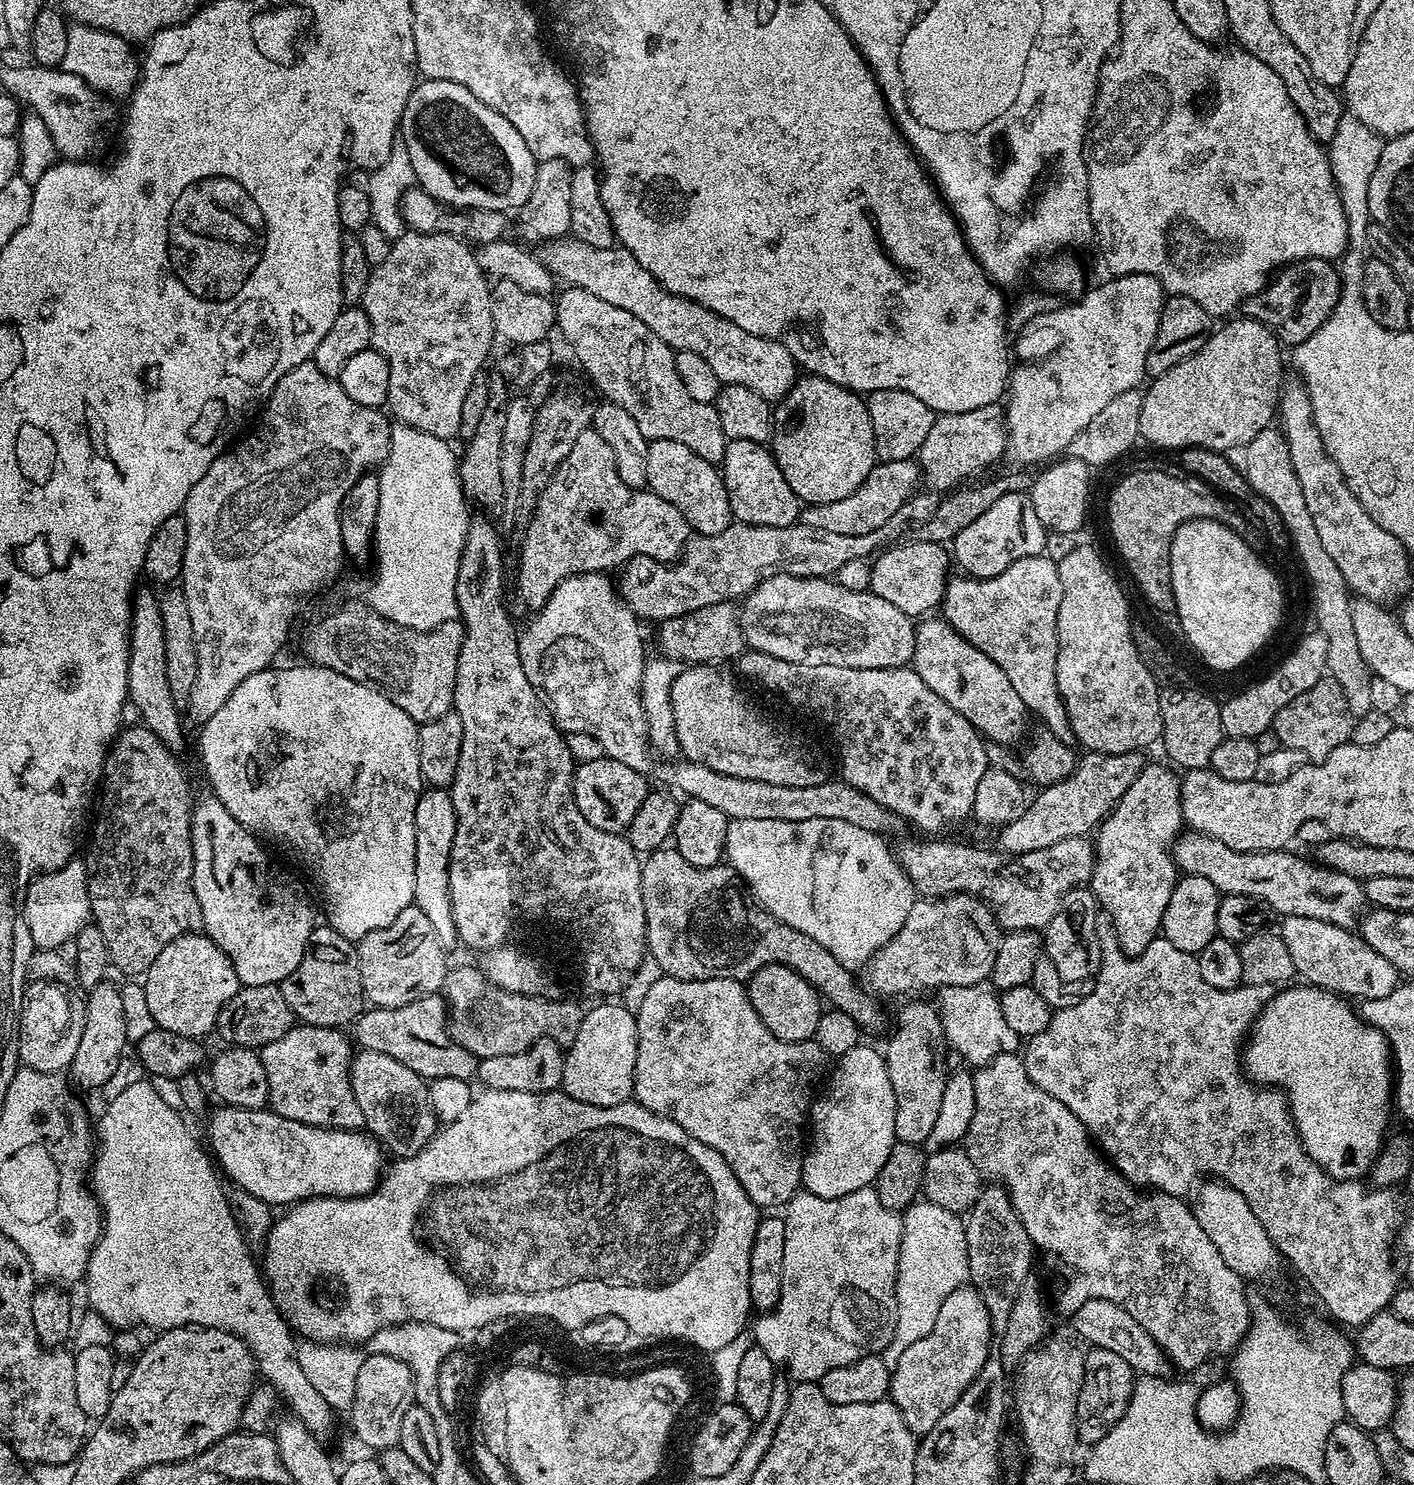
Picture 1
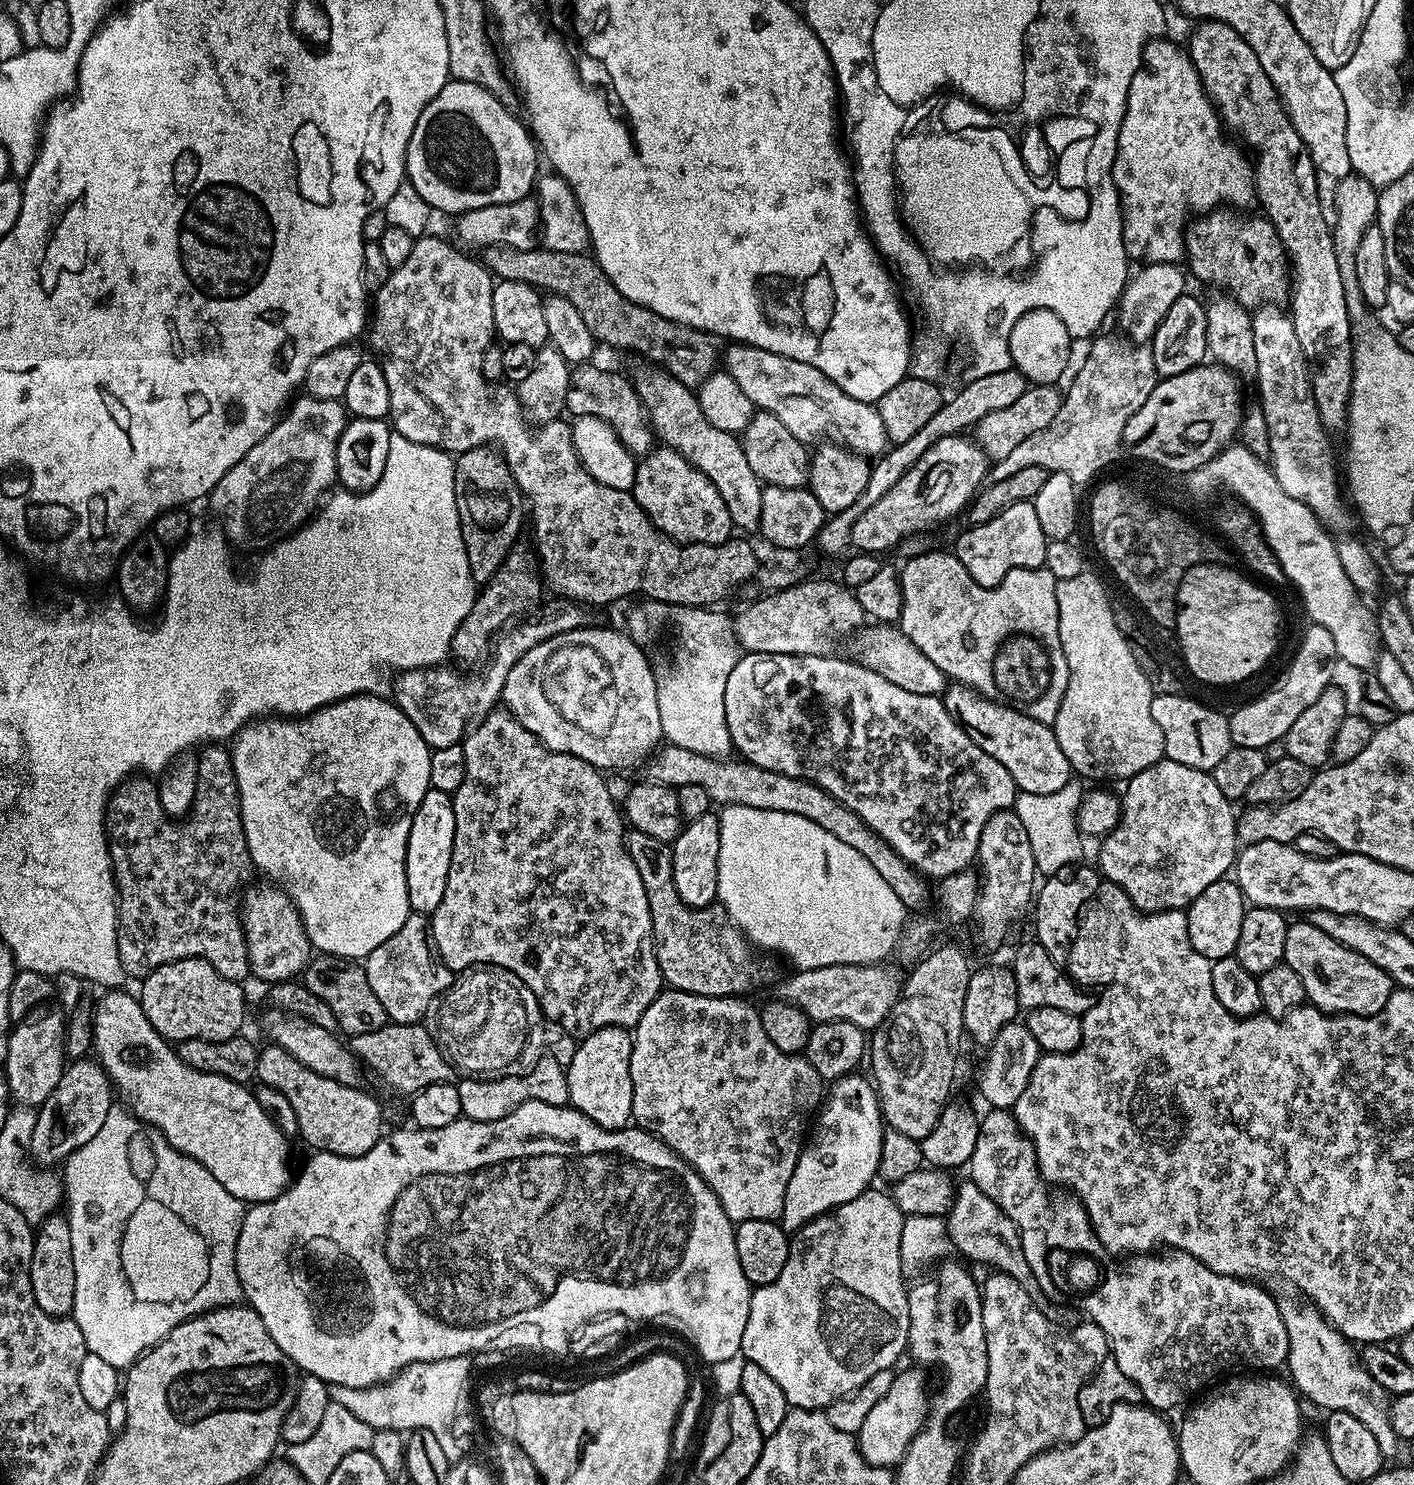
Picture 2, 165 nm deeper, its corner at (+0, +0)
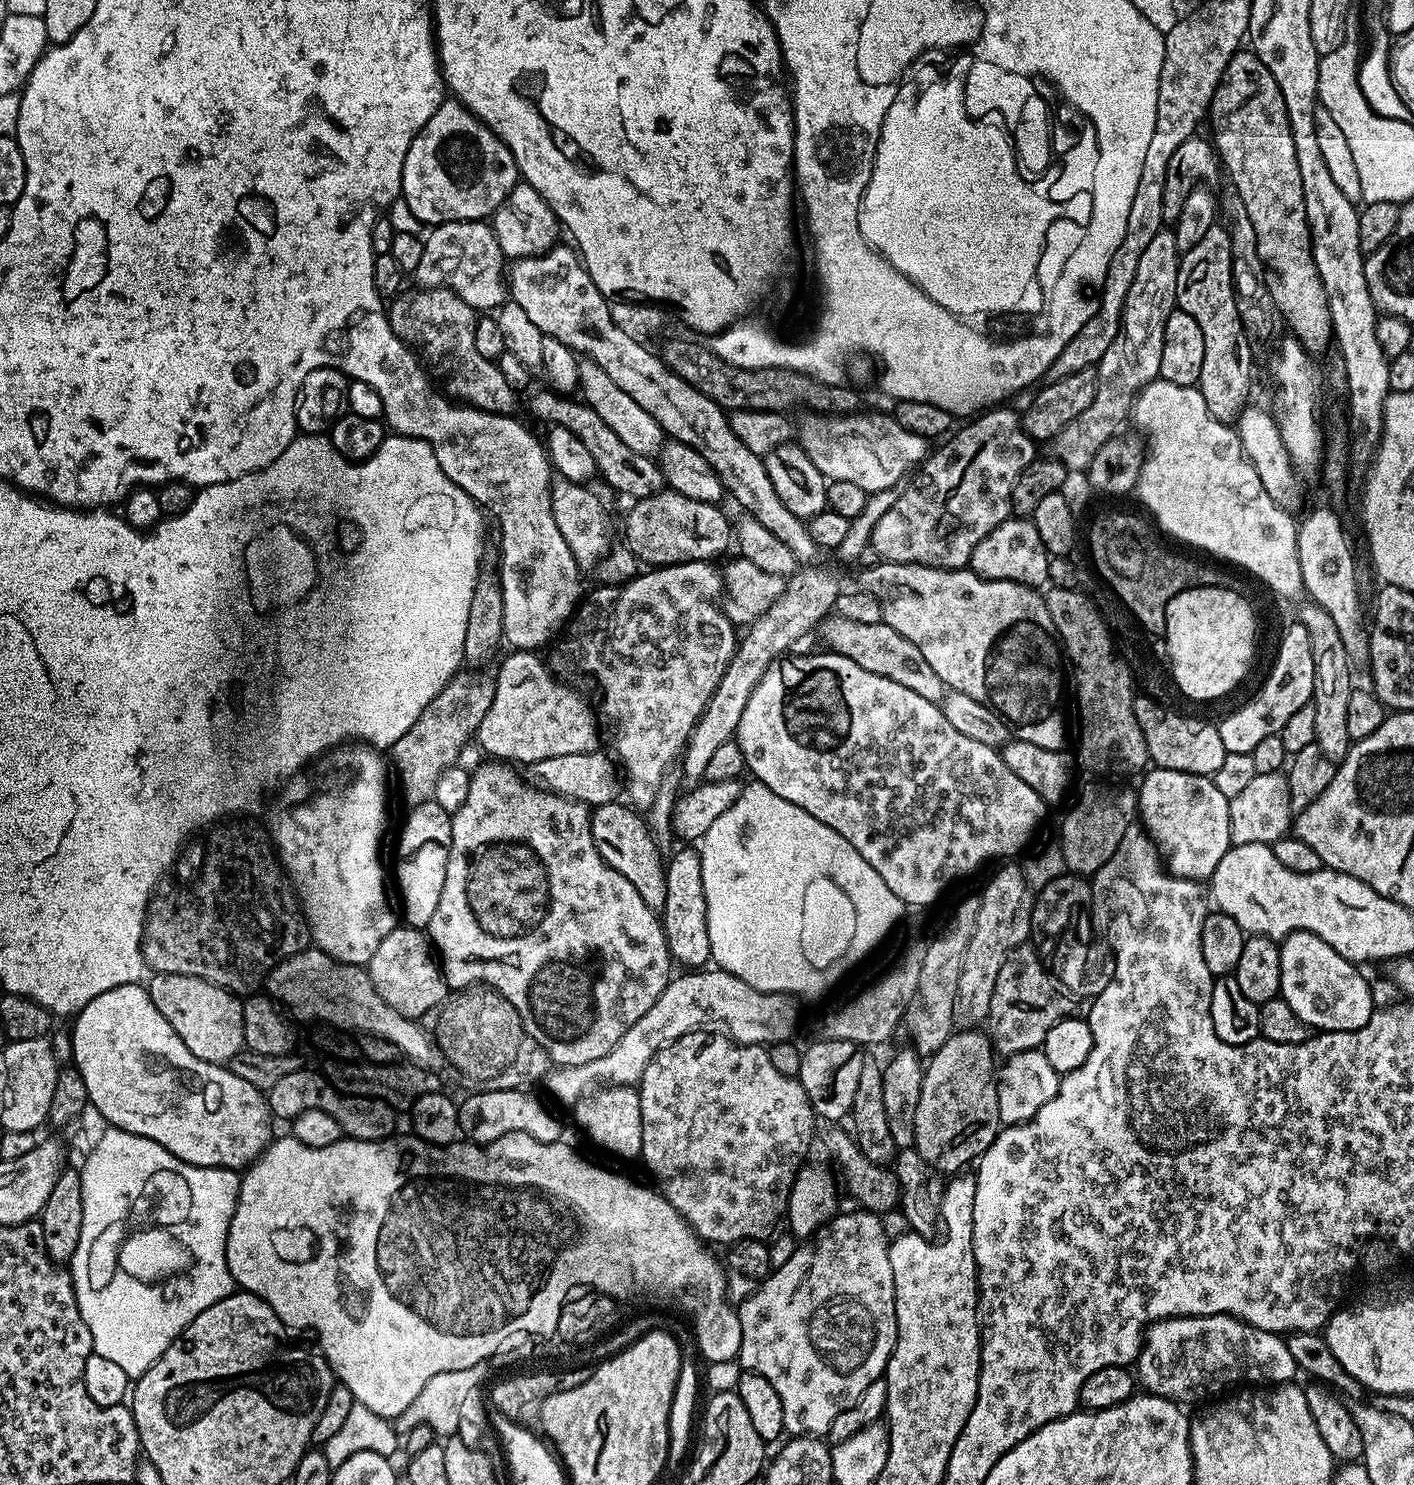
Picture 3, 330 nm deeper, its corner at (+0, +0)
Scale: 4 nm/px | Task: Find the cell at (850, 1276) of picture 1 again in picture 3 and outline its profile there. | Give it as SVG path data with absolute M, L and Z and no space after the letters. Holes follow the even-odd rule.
M867 1210L855 1211L841 1211L833 1216L811 1238L805 1239L796 1247L794 1254L790 1256L790 1262L775 1269L751 1296L739 1301L738 1304L742 1322L742 1346L738 1363L741 1369L758 1373L762 1378L766 1378L766 1382L770 1382L770 1386L774 1386L774 1390L778 1390L778 1398L782 1398L782 1410L784 1411L784 1431L792 1438L798 1436L827 1437L828 1431L834 1426L834 1418L838 1418L840 1412L854 1407L862 1398L862 1394L866 1394L870 1385L883 1377L884 1372L888 1369L892 1351L896 1348L898 1322L896 1321L894 1266L890 1266L890 1238L884 1229L883 1219L877 1213Z

